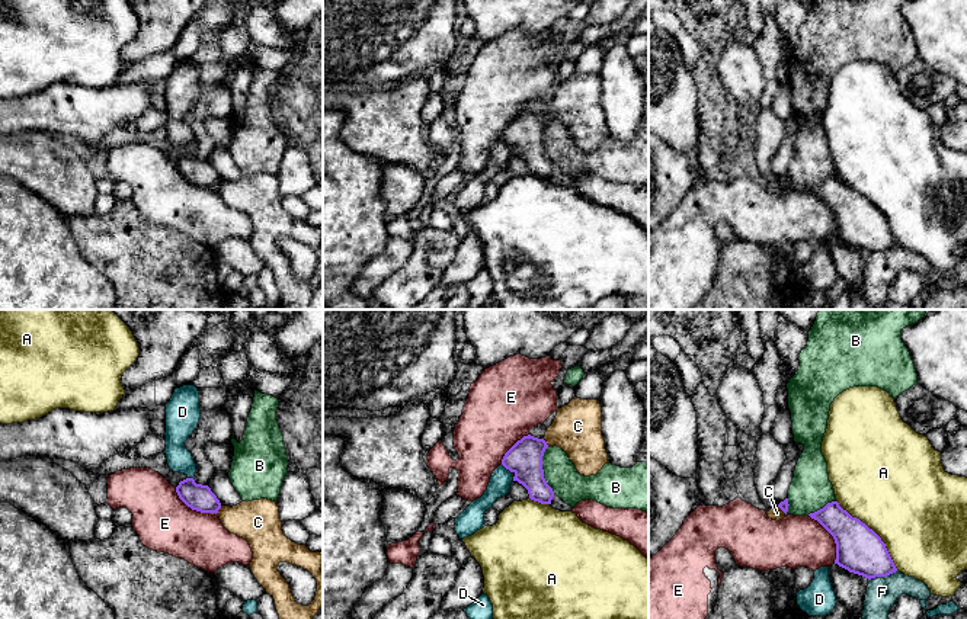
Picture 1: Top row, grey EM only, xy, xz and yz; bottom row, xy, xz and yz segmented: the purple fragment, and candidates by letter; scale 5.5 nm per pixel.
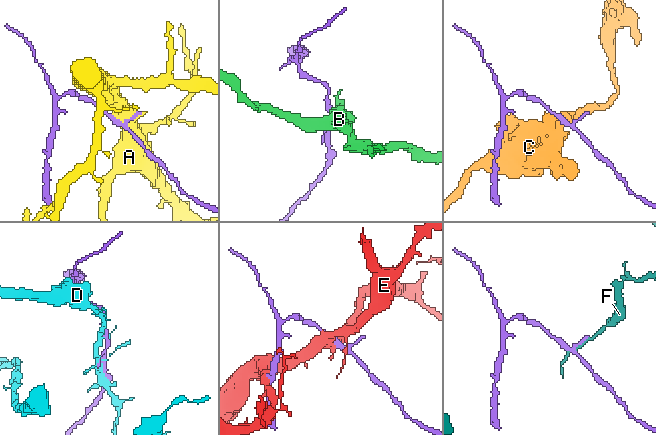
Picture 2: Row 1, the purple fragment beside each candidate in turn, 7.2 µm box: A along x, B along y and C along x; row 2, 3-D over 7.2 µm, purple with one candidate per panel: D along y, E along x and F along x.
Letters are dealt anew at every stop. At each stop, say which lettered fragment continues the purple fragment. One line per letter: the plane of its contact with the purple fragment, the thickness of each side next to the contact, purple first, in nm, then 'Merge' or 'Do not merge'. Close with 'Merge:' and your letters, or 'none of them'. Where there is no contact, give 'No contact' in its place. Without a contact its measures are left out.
A: Touches purple in yz. Thickness 260 nm (purple) against 500 nm. Do not merge
B: Touches purple in xz. Thickness 190 nm (purple) against 180 nm. Do not merge
C: Touches purple in xy. Thickness 150 nm (purple) against 240 nm. Do not merge
D: Touches purple in xz. Thickness 190 nm (purple) against 120 nm. Do not merge
E: Touches purple in yz. Thickness 260 nm (purple) against 280 nm. Do not merge
F: Touches purple in yz. Thickness 260 nm (purple) against 180 nm. Do not merge
Merge: none of them

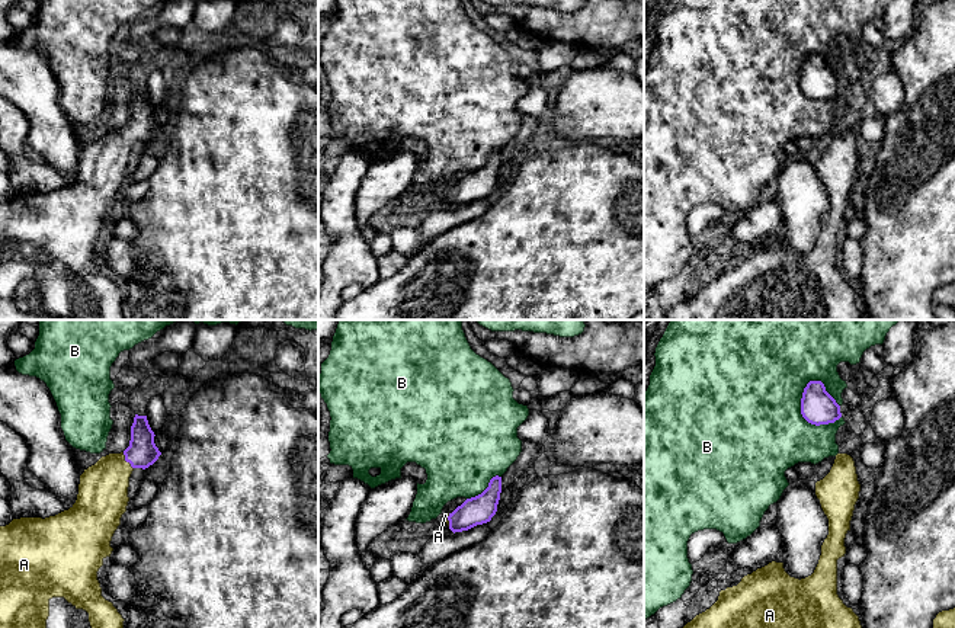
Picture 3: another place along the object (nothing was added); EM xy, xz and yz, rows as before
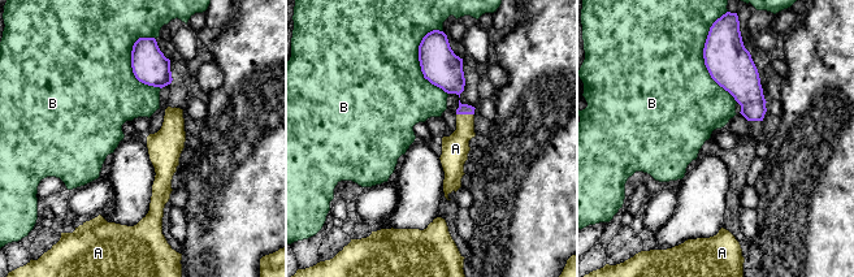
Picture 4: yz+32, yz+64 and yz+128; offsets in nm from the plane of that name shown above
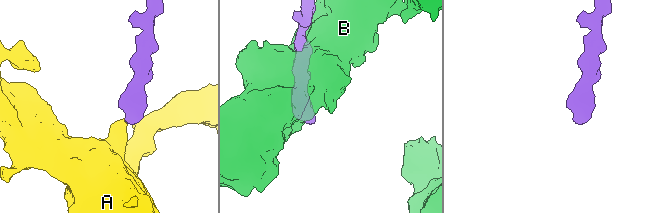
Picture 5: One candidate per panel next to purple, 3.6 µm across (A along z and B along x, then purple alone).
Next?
A: Touches purple in xy. Thickness 160 nm (purple) against 280 nm. Merge
B: Touches purple in yz. Thickness 190 nm (purple) against 480 nm. Do not merge
Merge: A

